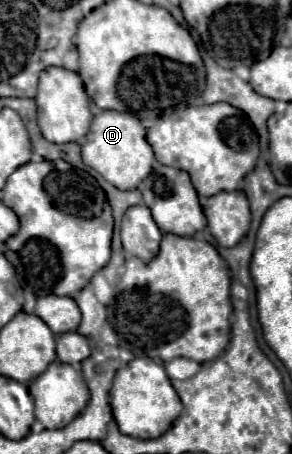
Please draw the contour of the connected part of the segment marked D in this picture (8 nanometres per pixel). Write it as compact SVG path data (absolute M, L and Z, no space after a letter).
M102 111L94 117L92 127L86 135L86 143L82 145L82 161L96 169L108 183L126 191L136 189L136 185L150 175L154 151L146 141L146 129L132 113L118 111Z

